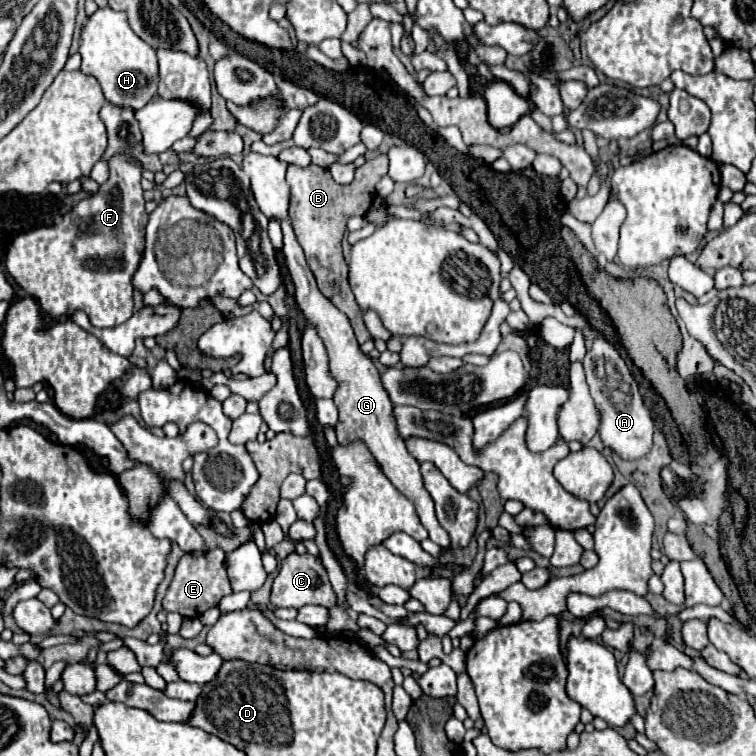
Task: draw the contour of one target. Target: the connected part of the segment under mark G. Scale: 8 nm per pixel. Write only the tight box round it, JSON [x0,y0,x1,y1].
[280,219,450,549]

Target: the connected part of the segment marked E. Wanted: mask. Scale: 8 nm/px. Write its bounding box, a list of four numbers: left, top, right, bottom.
[162,547,232,617]

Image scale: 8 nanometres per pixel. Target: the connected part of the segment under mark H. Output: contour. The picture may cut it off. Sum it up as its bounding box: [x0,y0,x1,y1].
[80,7,158,111]

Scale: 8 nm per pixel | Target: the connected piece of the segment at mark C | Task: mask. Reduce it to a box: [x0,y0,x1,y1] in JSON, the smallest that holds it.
[270,553,336,609]

